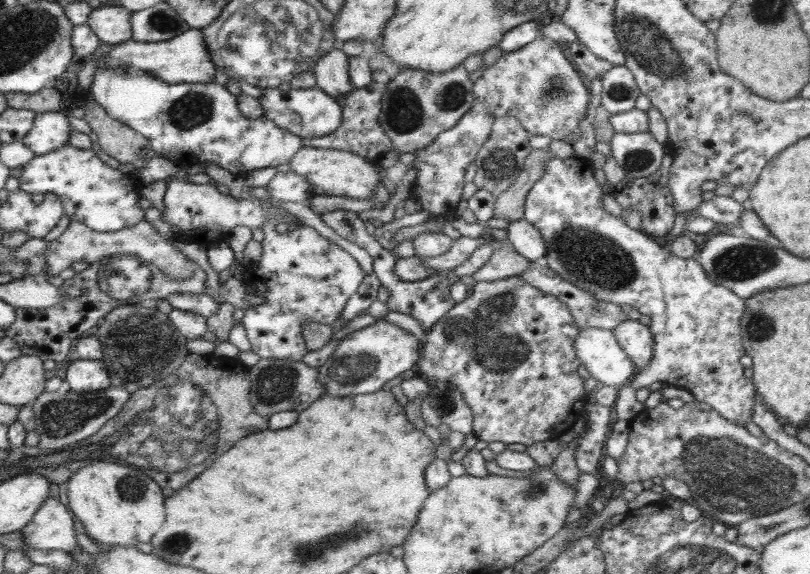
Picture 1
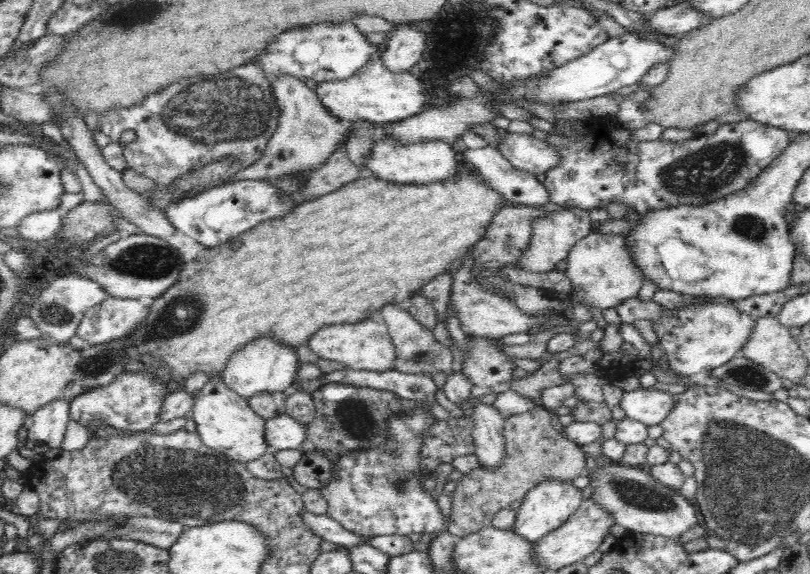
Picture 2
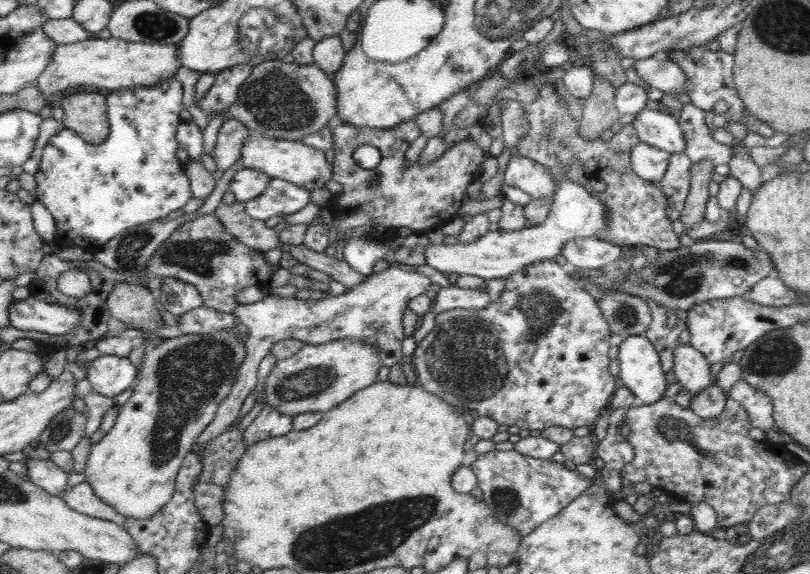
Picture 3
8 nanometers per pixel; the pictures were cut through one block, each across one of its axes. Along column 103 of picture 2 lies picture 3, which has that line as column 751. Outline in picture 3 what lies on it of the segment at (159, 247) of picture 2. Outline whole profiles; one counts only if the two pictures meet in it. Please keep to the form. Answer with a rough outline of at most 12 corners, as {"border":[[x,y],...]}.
{"border":[[711,238],[625,274],[573,269],[602,293],[674,312],[774,276],[760,246]]}

